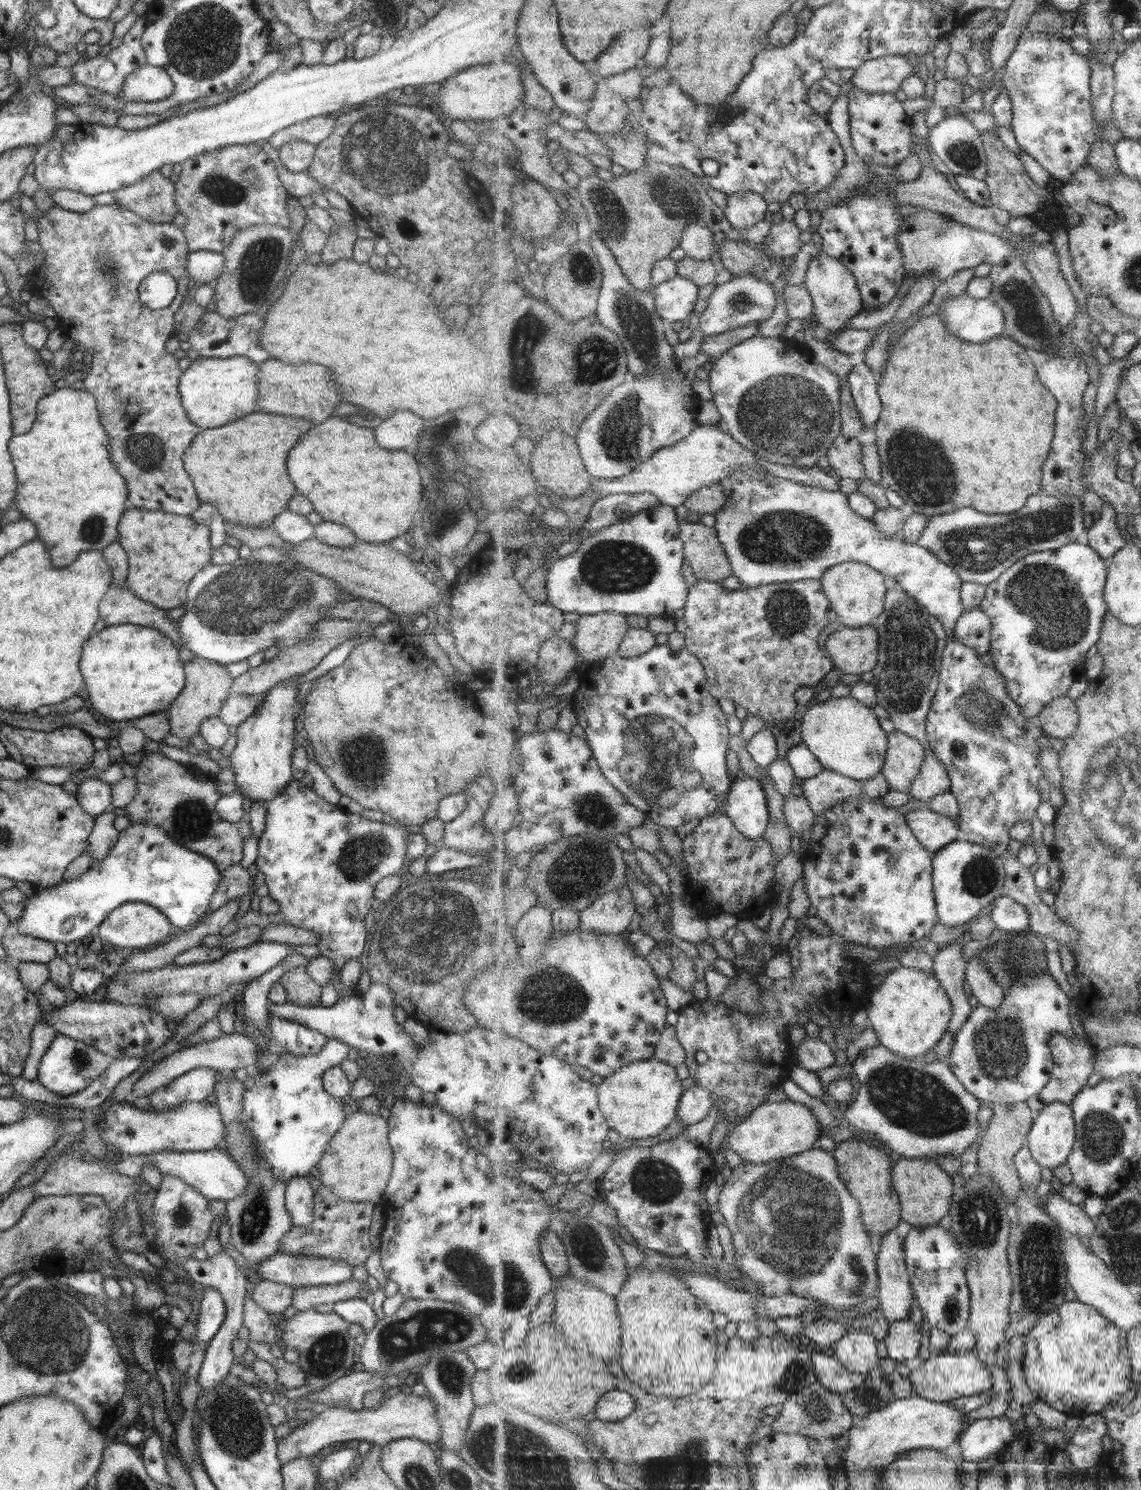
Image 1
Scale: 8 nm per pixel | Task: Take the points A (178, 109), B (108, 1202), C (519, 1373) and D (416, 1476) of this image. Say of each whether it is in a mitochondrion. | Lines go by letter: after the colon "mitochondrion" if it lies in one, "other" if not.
A: other
B: other
C: mitochondrion
D: mitochondrion

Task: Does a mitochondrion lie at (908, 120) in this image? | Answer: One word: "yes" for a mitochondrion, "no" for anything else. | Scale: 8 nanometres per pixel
no

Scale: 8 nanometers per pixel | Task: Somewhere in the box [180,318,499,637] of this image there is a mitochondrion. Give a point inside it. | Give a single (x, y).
(441, 518)

